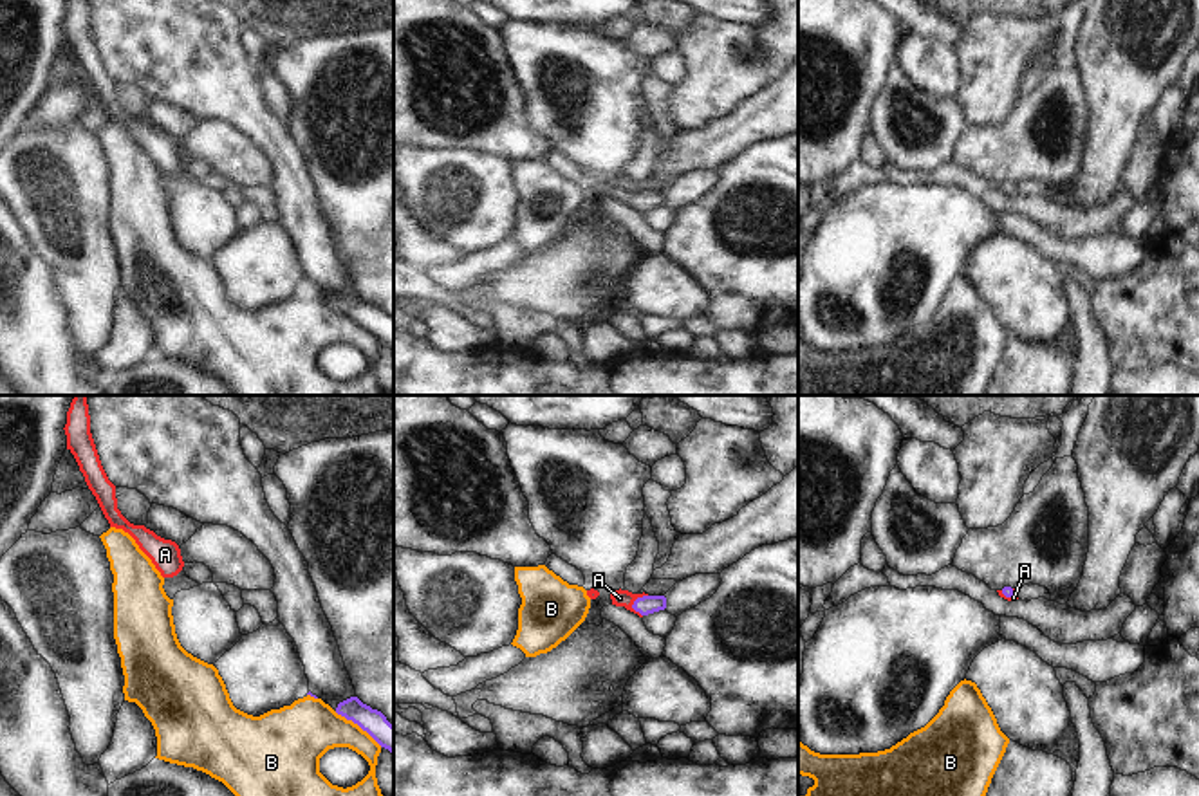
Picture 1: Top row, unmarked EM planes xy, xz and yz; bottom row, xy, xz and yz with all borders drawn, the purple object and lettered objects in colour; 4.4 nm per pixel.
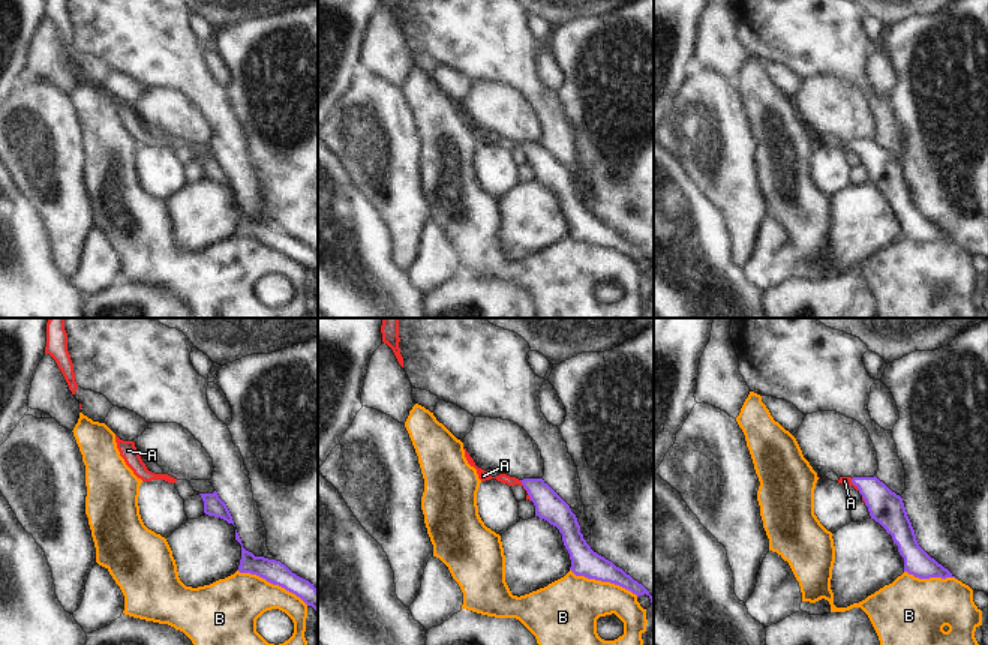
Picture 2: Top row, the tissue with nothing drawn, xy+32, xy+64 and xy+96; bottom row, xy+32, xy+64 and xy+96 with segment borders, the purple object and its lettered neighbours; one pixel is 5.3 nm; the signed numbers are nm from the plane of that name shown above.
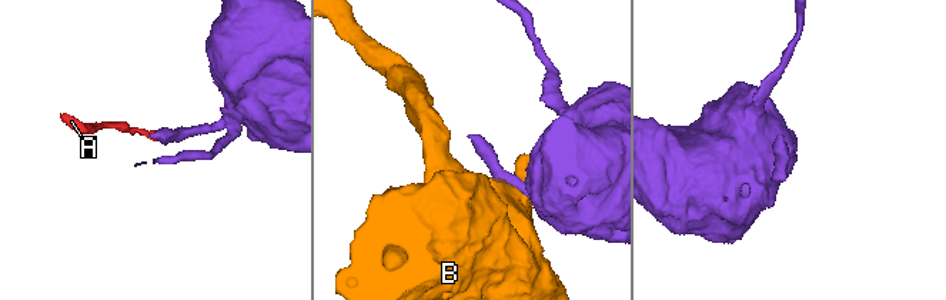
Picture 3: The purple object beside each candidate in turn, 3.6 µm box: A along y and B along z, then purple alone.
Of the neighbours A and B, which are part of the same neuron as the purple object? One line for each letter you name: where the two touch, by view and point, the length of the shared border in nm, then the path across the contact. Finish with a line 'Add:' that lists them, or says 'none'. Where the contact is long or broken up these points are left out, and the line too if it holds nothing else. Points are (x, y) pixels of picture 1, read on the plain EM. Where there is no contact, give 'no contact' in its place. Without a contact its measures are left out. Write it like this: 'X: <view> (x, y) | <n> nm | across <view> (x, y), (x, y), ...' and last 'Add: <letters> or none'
A: xz (634, 199) | 110 nm | across xz (645, 201), (634, 199), (620, 194)
Add: A

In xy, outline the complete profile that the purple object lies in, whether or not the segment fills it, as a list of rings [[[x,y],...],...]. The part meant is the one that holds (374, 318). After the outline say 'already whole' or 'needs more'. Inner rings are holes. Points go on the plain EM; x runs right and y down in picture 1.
[[[350,292],[338,300],[336,309],[358,319],[381,343],[394,348],[394,321],[381,307],[363,300],[358,292]]]; already whole

